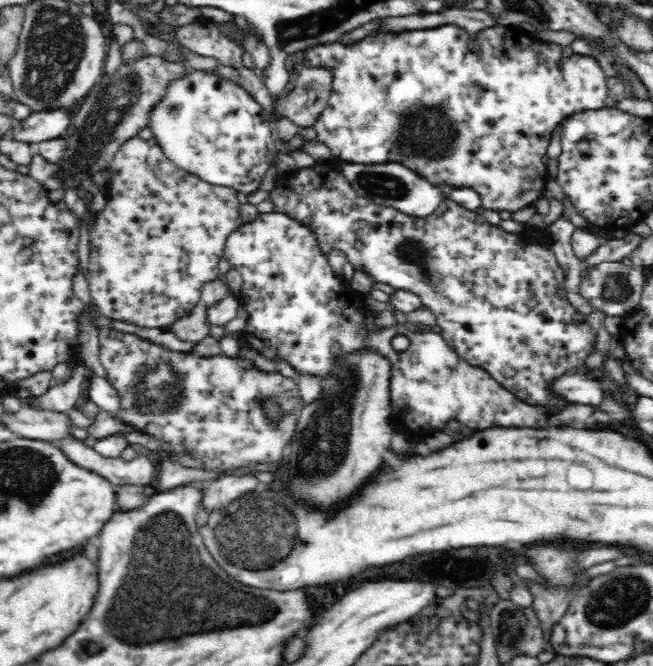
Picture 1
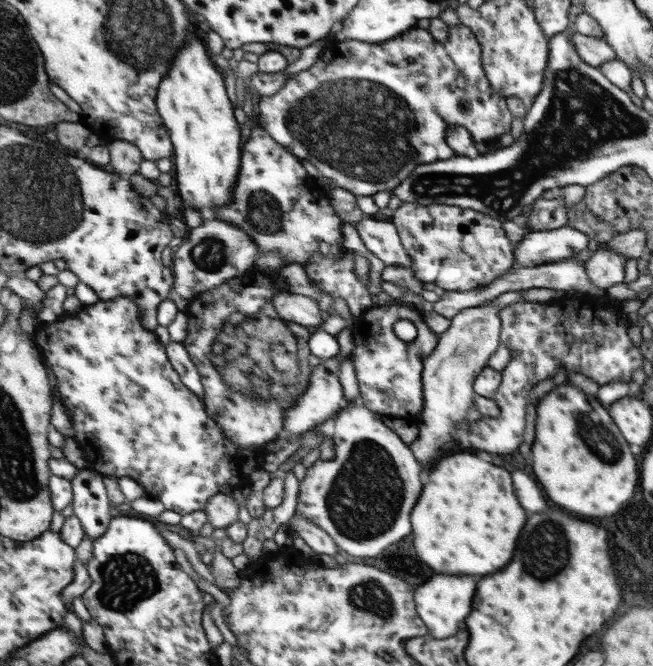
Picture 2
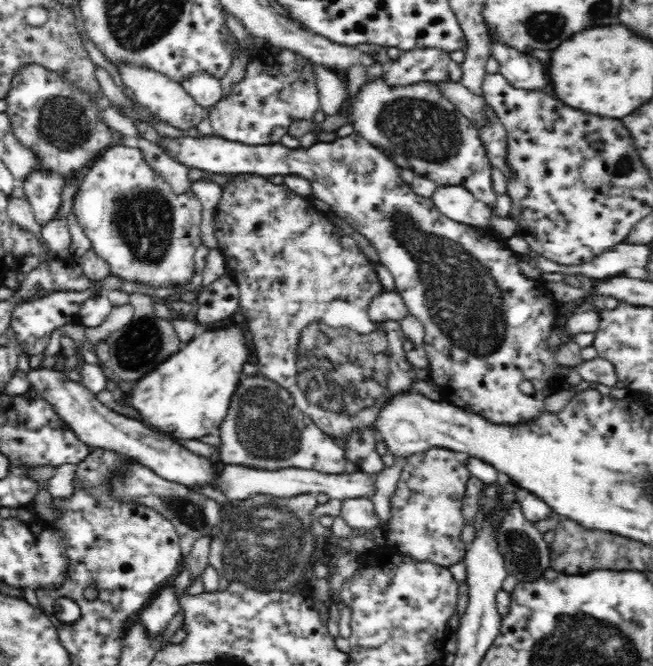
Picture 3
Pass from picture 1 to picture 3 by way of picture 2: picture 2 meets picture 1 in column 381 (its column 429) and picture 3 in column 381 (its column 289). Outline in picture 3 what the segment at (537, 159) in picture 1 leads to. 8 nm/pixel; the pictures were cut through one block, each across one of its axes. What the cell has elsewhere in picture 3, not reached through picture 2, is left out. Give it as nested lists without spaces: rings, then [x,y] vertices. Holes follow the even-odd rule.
[[[380,77],[374,82],[366,82],[350,105],[348,99],[343,102],[340,111],[348,110],[354,129],[358,130],[375,147],[388,150],[395,164],[400,168],[409,168],[416,174],[430,176],[440,186],[462,186],[476,196],[478,201],[492,207],[493,218],[490,229],[500,236],[510,238],[517,234],[516,223],[507,218],[496,216],[497,194],[492,189],[489,162],[486,149],[480,141],[479,130],[473,122],[465,118],[444,99],[433,83],[414,83],[409,86],[392,87]]]

